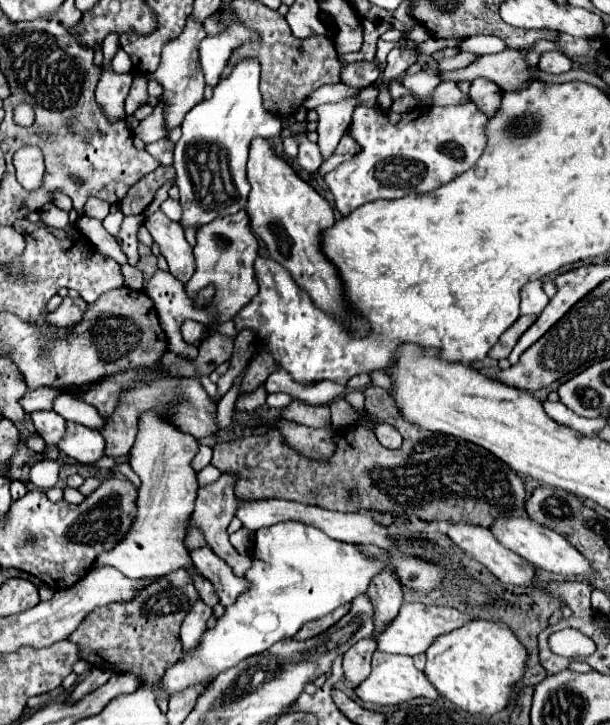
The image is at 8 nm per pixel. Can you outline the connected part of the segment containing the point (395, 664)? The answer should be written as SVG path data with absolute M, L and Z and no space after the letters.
M374 652L372 658L372 674L364 680L364 684L360 684L356 688L356 694L370 704L376 706L396 706L396 704L404 704L410 698L430 698L430 700L438 700L440 694L438 690L428 682L426 674L422 670L418 670L412 662L410 656L396 656L396 654L384 654L384 652Z

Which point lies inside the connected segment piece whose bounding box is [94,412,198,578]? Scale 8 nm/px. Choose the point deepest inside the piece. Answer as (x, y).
(161, 456)

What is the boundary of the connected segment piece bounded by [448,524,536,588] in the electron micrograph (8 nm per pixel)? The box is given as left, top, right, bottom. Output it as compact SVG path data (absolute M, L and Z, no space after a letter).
M450 524L448 526L448 536L452 542L456 542L466 554L472 554L474 560L484 564L500 582L512 584L512 586L524 586L524 588L534 588L536 584L536 568L530 566L522 556L514 554L506 546L500 546L500 542L492 536L490 530L482 526L472 526L472 524Z

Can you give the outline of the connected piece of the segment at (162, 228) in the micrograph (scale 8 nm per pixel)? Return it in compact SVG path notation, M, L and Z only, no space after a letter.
M160 210L150 214L144 226L150 230L154 242L158 242L160 252L168 262L170 274L186 284L194 274L194 256L192 246L184 238L184 228L178 222L166 218Z

